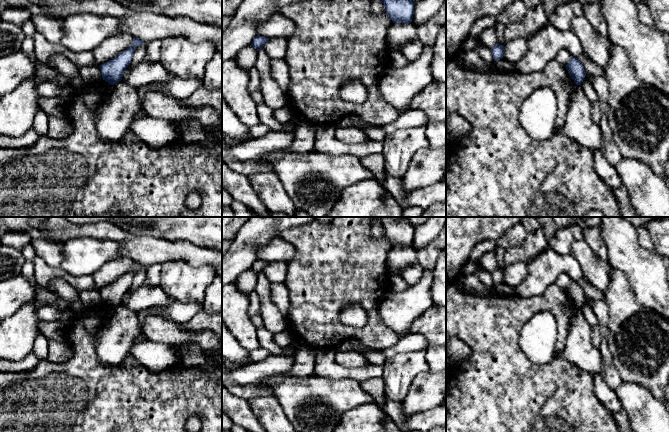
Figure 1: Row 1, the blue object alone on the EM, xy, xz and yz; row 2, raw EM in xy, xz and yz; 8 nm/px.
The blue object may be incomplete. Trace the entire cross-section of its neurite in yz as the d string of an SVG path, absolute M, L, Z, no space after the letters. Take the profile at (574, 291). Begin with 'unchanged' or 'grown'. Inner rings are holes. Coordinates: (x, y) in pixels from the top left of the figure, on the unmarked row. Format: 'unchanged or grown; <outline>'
unchanged; M572 280L571 284L566 289L568 297L571 299L576 309L581 309L583 306L586 296L581 286Z

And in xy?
unchanged; M133 262L133 268L112 284L100 289L103 304L111 309L122 304L125 293L130 289L136 270L144 269L138 262Z

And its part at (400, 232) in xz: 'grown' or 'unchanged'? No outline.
unchanged

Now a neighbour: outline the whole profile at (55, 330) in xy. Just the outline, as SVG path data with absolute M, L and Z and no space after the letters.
M38 319L39 332L49 341L67 343L67 328L59 321L46 322Z

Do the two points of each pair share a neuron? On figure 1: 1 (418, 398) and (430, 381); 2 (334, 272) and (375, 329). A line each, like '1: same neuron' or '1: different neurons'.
1: same neuron
2: same neuron

